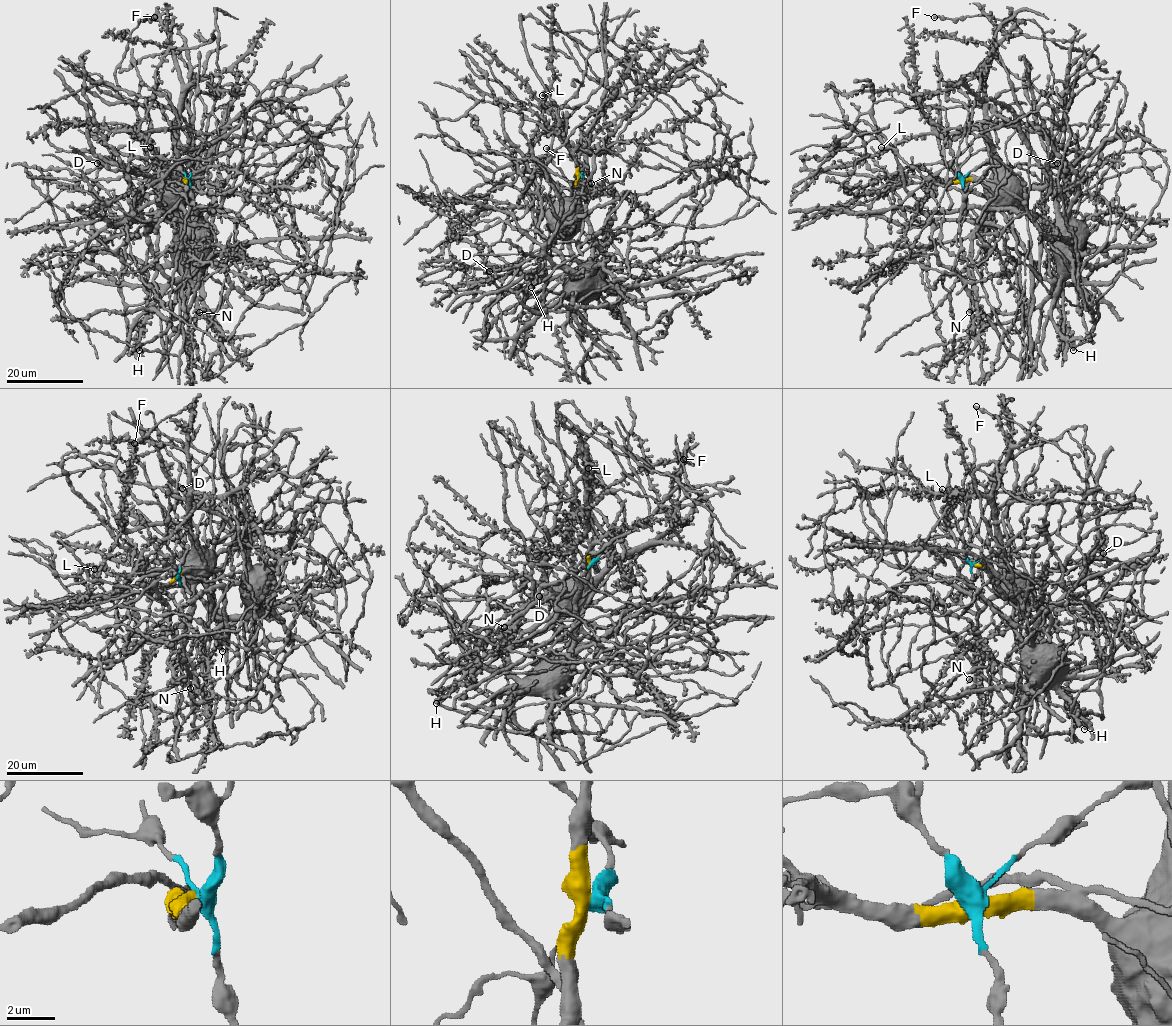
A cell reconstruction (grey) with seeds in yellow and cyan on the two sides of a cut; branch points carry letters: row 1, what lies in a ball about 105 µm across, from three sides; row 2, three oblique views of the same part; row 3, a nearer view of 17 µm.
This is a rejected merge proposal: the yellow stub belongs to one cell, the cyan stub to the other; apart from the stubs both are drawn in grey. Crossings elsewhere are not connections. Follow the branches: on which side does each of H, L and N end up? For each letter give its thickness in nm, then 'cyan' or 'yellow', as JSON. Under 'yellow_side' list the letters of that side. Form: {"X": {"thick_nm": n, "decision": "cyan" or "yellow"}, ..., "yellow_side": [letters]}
{"H": {"thick_nm": 200, "decision": "yellow"}, "L": {"thick_nm": 280, "decision": "yellow"}, "N": {"thick_nm": 400, "decision": "yellow"}, "yellow_side": ["H", "L", "N"]}

